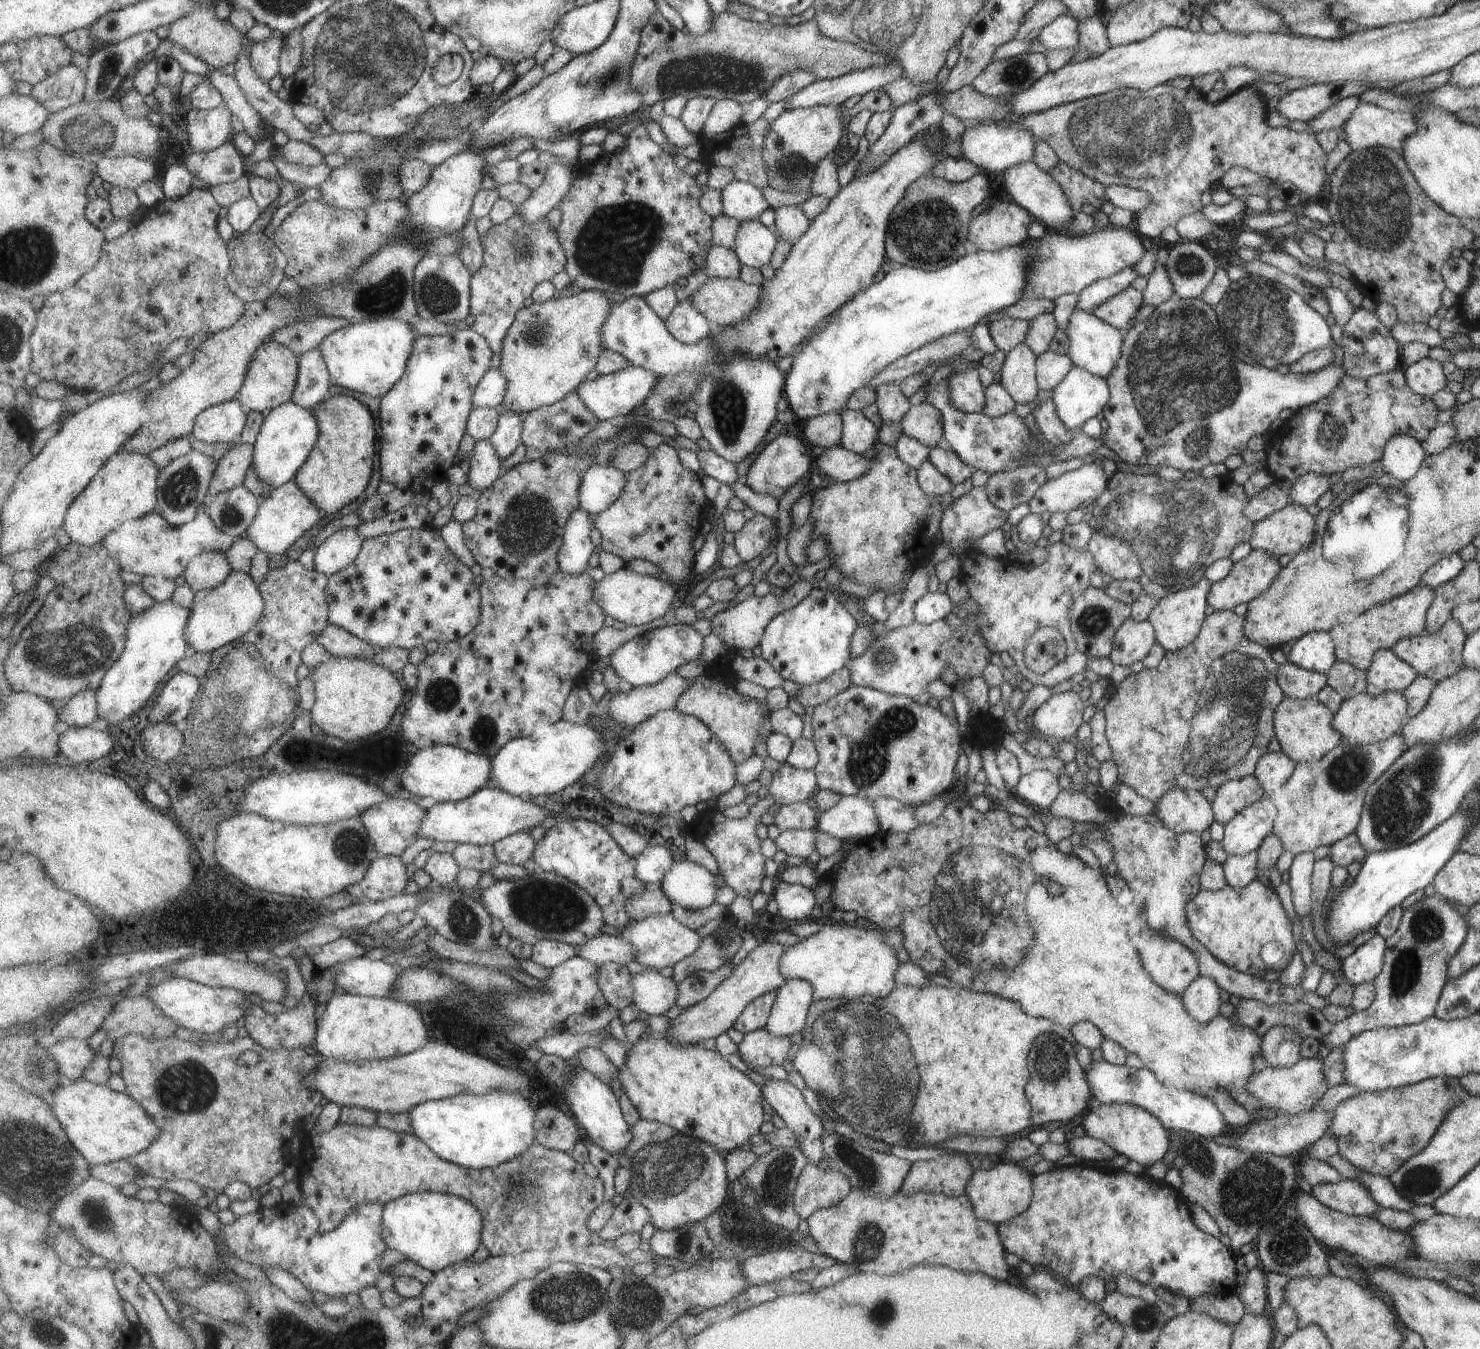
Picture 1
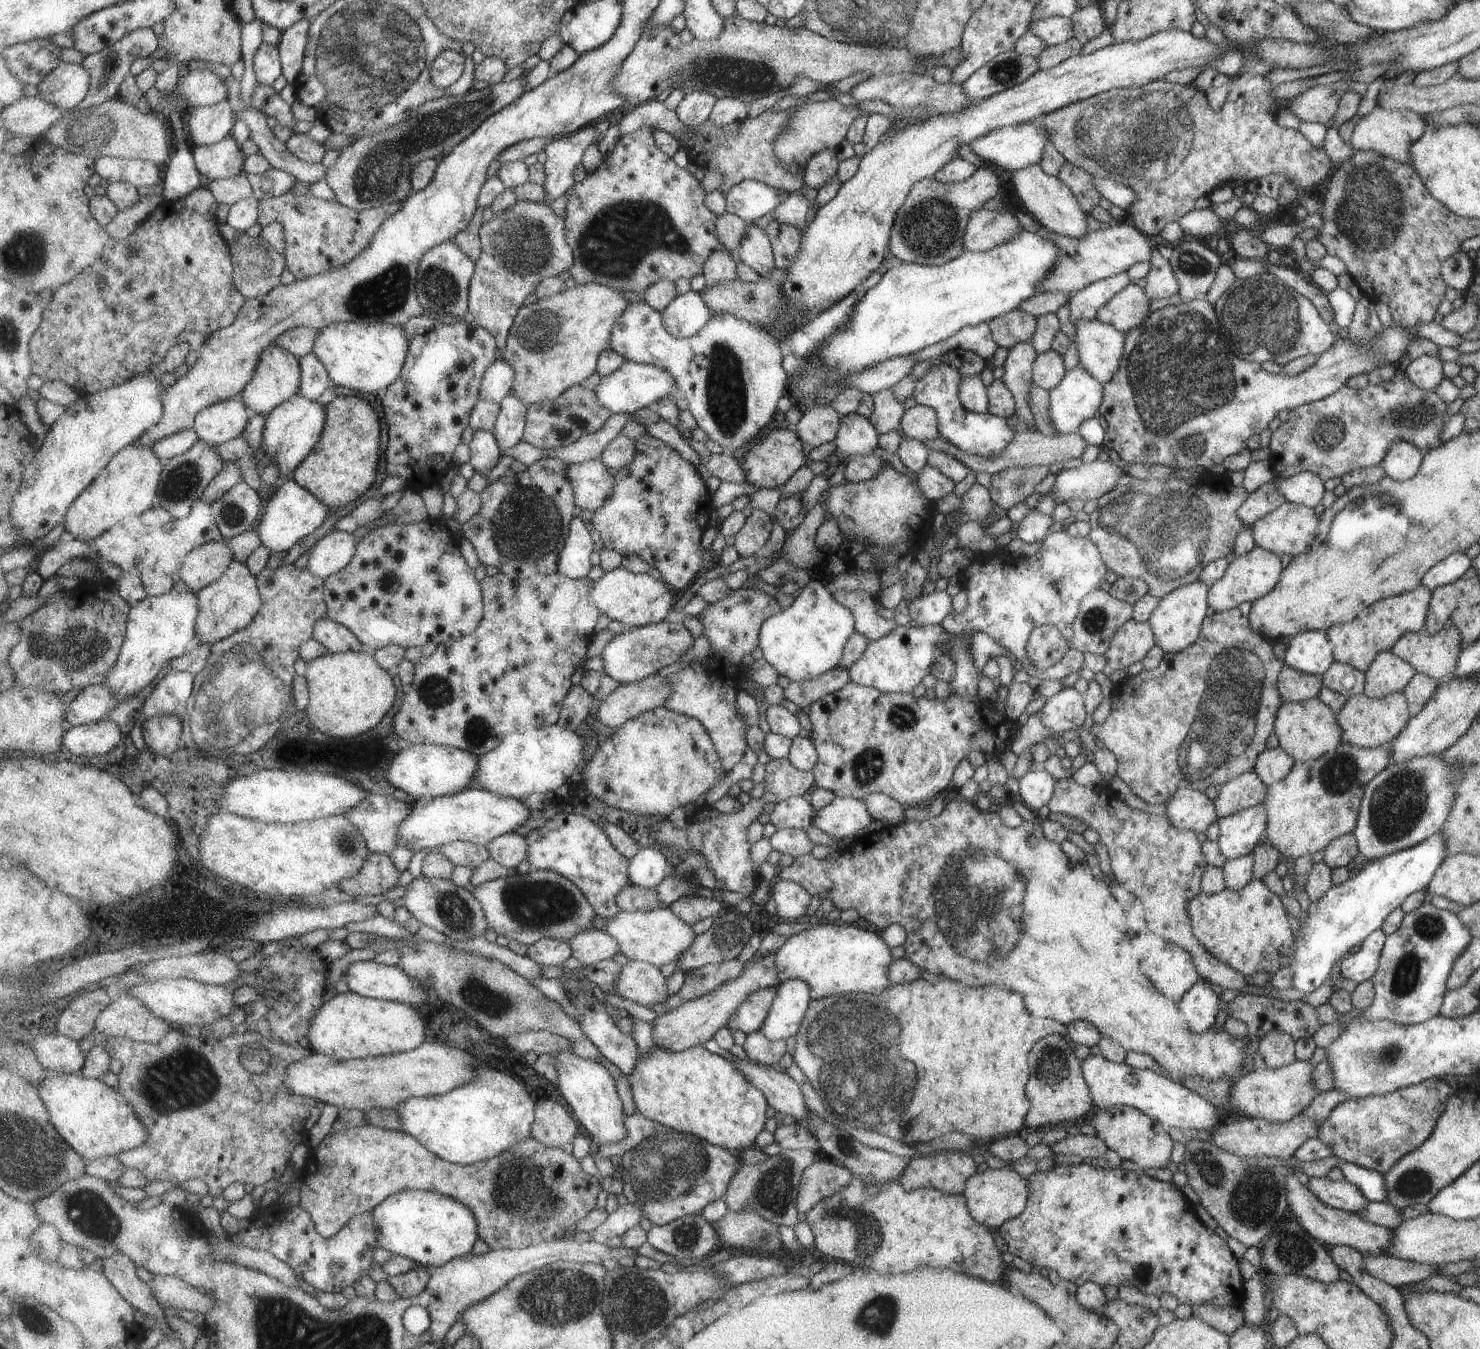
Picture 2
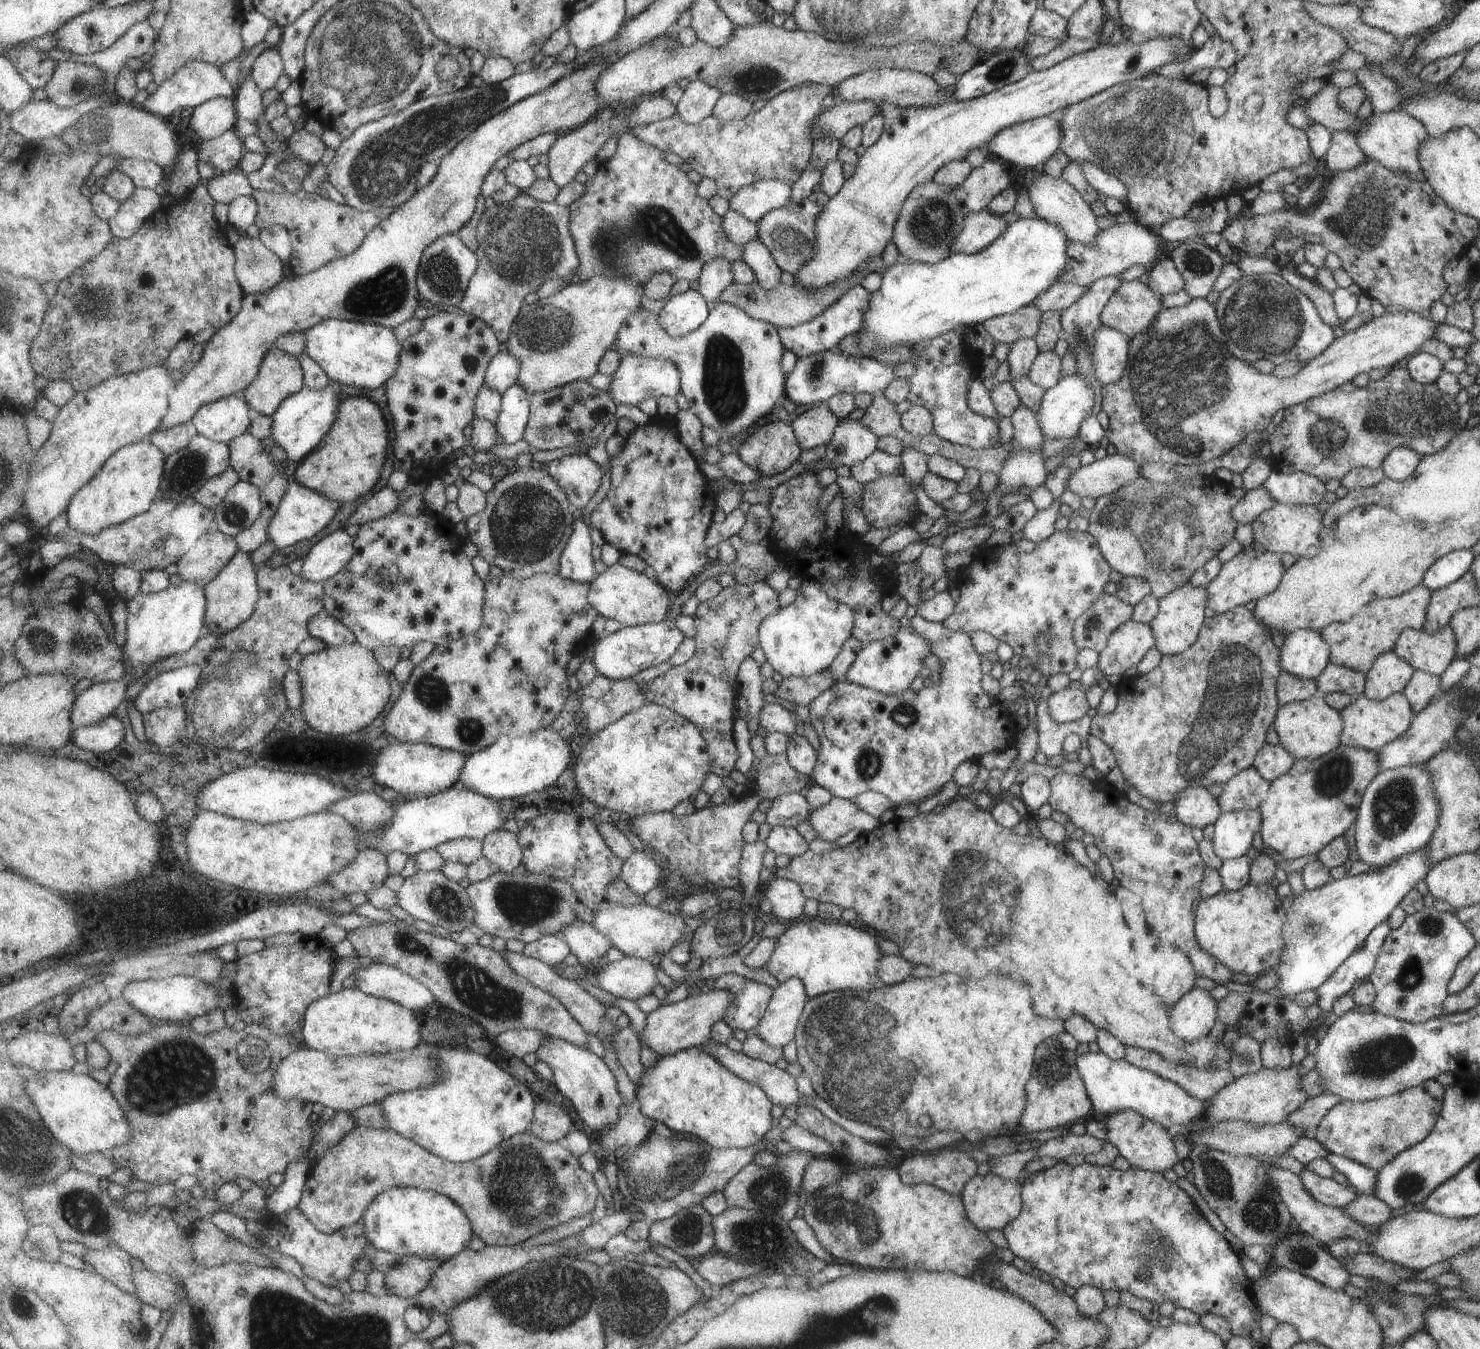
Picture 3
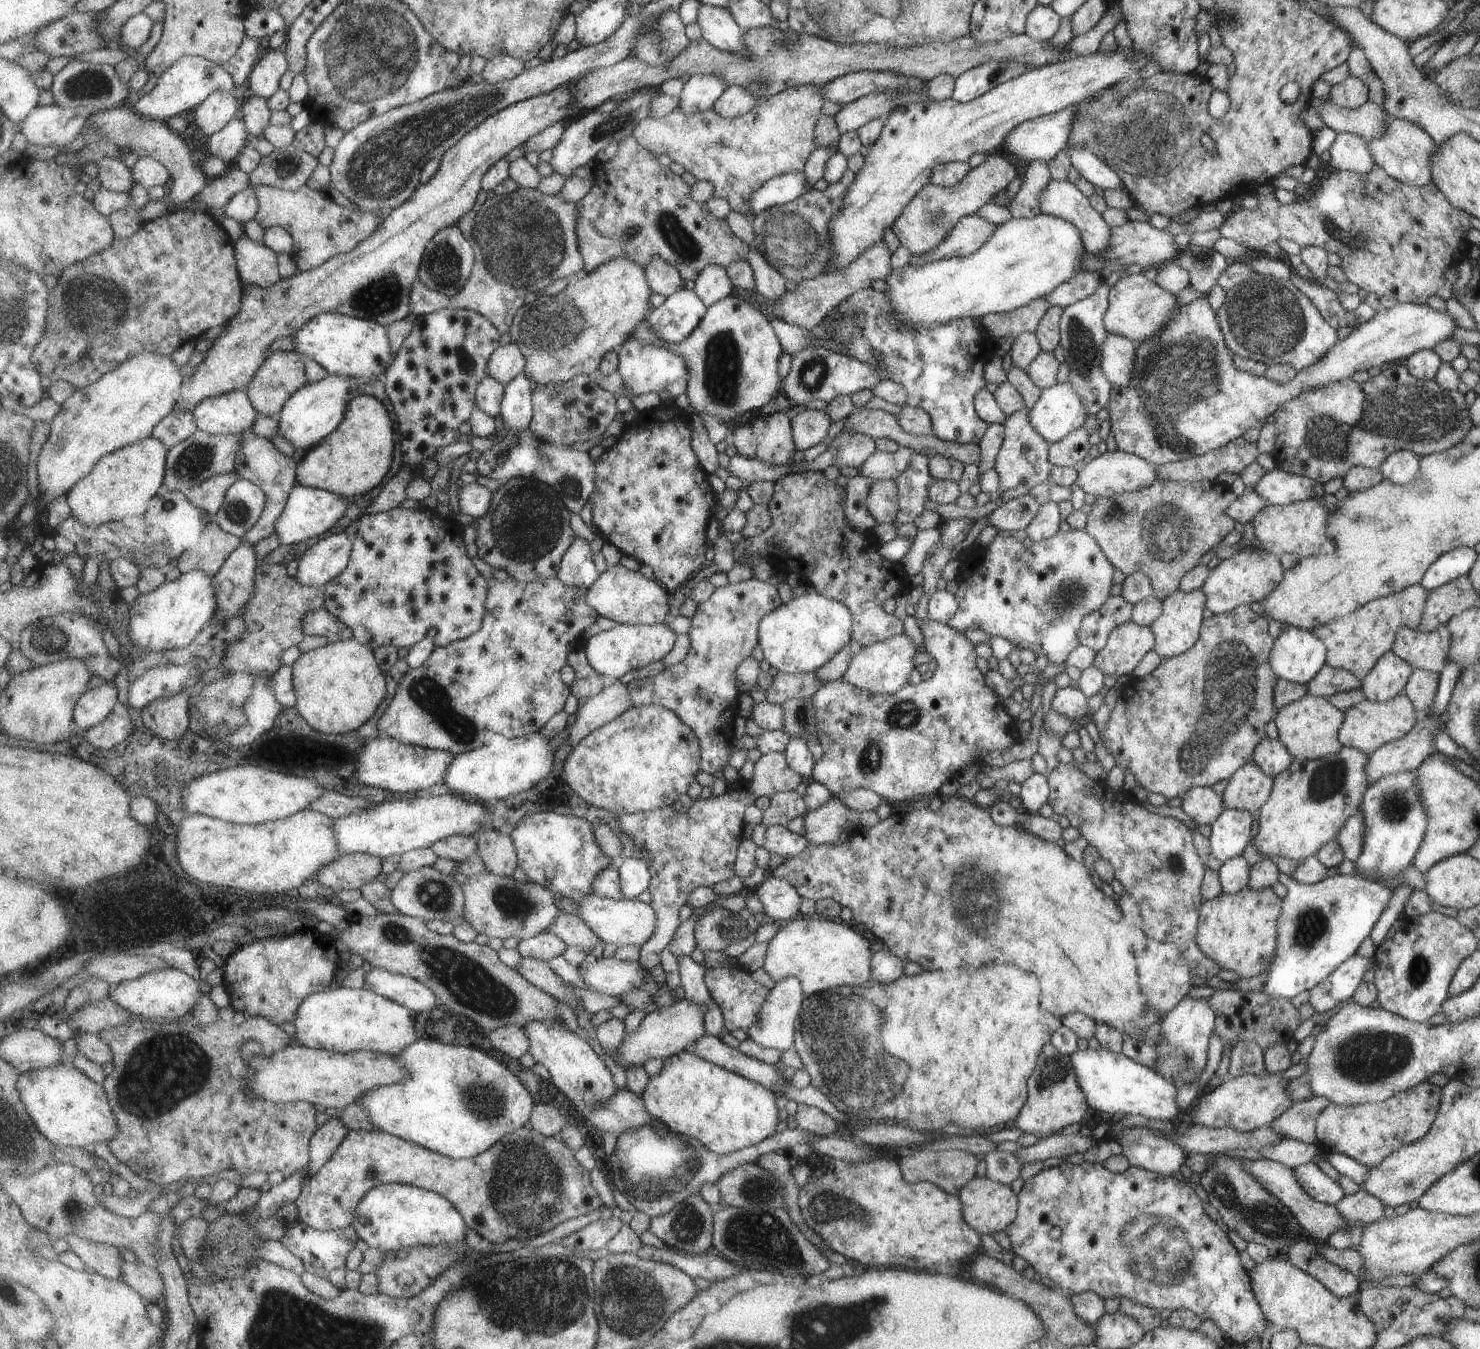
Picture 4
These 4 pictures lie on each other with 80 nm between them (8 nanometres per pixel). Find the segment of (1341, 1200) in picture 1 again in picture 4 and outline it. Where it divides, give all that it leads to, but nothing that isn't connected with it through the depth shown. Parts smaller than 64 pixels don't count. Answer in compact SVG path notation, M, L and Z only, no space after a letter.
M1313 1161L1296 1166L1293 1171L1299 1186L1320 1203L1335 1205L1346 1195L1339 1183L1325 1176Z

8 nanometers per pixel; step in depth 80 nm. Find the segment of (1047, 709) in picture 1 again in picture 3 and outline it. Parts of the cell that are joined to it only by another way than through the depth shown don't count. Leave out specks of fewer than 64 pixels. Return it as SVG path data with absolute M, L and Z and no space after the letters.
M1062 688L1051 693L1046 703L1051 720L1057 724L1080 719L1085 713L1090 712L1085 693L1081 689Z

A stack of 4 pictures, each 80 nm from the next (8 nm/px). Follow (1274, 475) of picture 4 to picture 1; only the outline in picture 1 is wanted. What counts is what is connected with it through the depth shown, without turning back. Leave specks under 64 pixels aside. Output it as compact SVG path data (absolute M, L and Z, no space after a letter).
M1305 473L1297 477L1293 484L1284 485L1288 490L1290 502L1306 507L1329 489L1328 476L1317 473Z

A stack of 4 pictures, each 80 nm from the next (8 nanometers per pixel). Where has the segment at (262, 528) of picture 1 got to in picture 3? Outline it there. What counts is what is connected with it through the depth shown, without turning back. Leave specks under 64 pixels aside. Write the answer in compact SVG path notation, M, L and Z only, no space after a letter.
M294 480L279 505L278 512L270 524L270 539L275 543L277 549L284 549L297 544L305 539L315 536L324 526L334 520L341 503L330 499L319 491L300 485Z

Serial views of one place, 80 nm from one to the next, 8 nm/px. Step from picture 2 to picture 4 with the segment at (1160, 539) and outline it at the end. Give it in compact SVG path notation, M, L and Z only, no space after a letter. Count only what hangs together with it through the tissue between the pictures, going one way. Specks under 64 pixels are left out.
M1155 479L1153 484L1148 484L1144 486L1142 489L1134 490L1131 492L1121 493L1118 495L1113 495L1110 497L1097 497L1092 503L1091 511L1086 515L1086 525L1084 530L1088 535L1091 535L1098 545L1101 547L1103 554L1109 559L1110 563L1120 570L1125 576L1129 576L1130 574L1137 573L1141 571L1143 574L1147 575L1150 584L1152 585L1153 596L1157 597L1160 601L1164 599L1169 593L1173 593L1175 589L1178 588L1183 576L1187 574L1188 571L1194 568L1195 564L1197 564L1197 560L1209 550L1209 548L1213 548L1225 534L1229 534L1231 530L1233 530L1233 519L1226 514L1226 510L1235 500L1238 498L1229 486L1222 485L1218 483L1216 480L1213 481L1193 481L1187 482L1183 481L1162 481L1161 479Z

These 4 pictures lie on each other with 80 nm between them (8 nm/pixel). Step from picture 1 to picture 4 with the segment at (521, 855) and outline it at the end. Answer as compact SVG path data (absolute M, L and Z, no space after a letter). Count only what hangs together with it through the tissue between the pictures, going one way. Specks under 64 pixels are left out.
M492 828L478 837L479 853L486 862L489 872L512 877L519 866L519 858L511 834L504 834Z

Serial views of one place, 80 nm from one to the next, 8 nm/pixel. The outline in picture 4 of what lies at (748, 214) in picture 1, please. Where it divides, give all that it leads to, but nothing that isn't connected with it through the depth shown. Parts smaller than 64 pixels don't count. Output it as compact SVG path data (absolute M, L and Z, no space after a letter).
M801 171L771 177L769 181L759 186L748 200L751 218L755 218L762 210L797 198L807 190L805 183L804 174Z

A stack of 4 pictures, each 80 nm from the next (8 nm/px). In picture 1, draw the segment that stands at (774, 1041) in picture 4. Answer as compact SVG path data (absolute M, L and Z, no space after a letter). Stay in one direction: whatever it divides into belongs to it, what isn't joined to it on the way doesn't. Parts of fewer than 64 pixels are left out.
M786 979L785 984L777 990L777 1000L763 1029L773 1036L789 1036L793 1032L800 1032L813 1002L813 987L809 981Z

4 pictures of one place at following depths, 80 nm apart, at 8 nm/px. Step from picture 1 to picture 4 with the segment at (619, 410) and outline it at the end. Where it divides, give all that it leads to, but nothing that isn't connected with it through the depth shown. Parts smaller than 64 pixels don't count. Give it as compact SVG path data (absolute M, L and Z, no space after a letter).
M627 339L618 349L620 356L620 374L624 385L633 396L649 394L649 392L667 391L672 395L681 396L687 392L689 369L687 361L669 349L647 345L643 341Z

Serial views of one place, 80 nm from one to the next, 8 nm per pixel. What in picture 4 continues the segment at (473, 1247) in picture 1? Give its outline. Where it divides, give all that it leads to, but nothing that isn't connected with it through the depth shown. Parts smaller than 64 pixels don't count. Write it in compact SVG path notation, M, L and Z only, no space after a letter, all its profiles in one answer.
M389 1183L379 1185L363 1197L355 1209L352 1224L359 1238L372 1248L398 1251L408 1247L427 1245L434 1247L442 1243L462 1243L470 1226L459 1209L443 1194L415 1185Z

